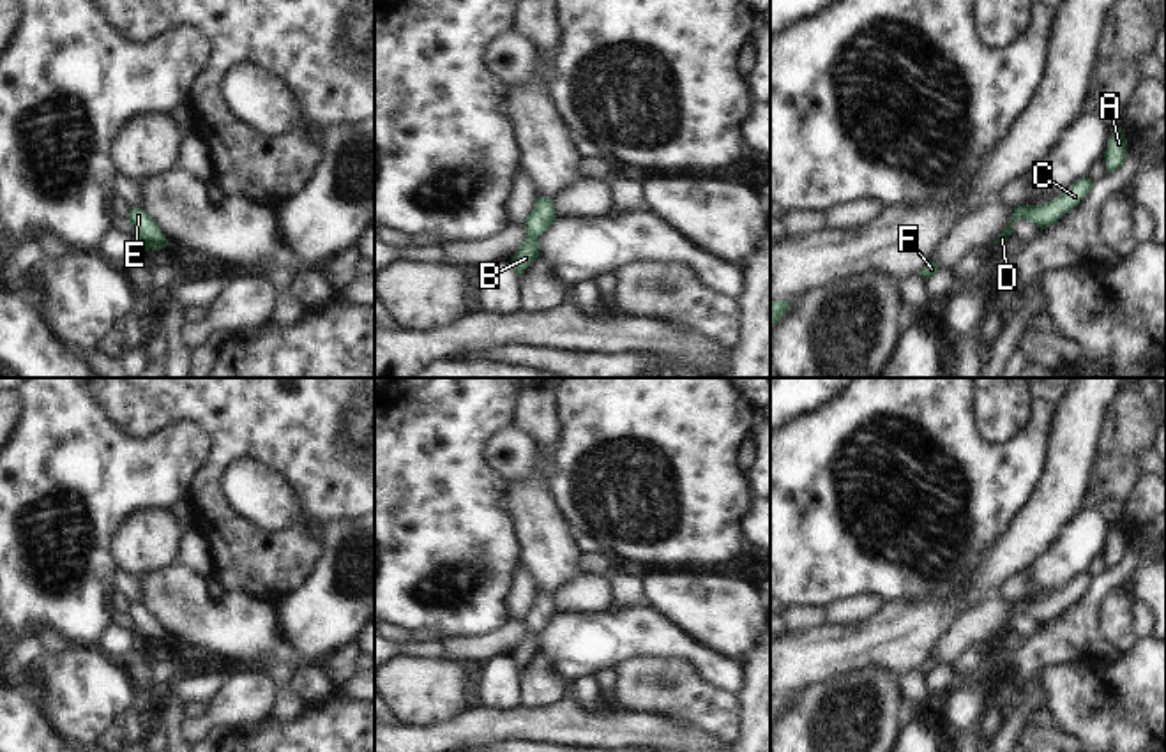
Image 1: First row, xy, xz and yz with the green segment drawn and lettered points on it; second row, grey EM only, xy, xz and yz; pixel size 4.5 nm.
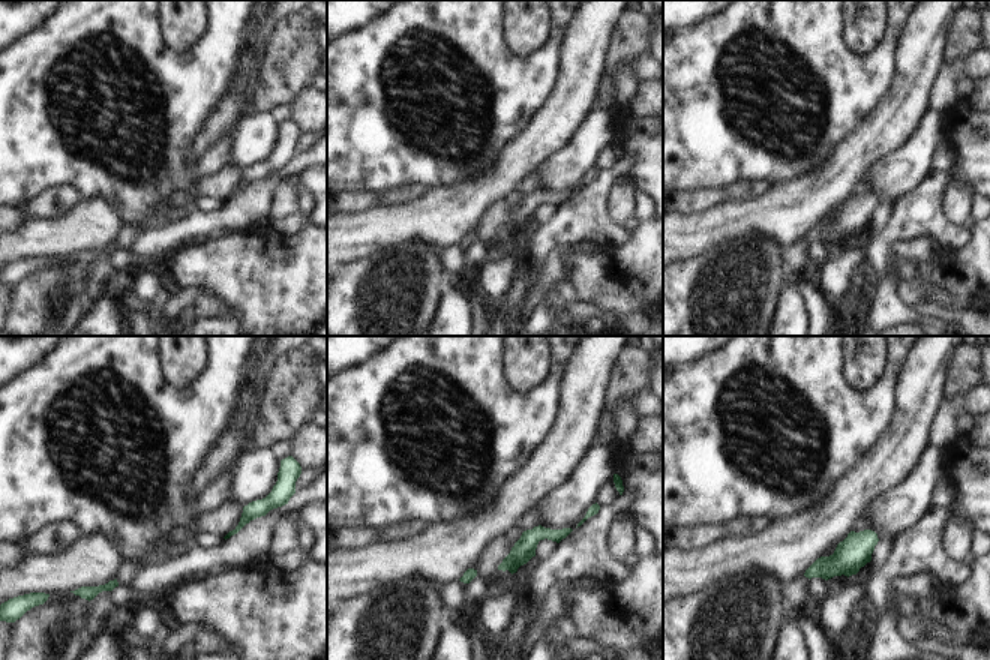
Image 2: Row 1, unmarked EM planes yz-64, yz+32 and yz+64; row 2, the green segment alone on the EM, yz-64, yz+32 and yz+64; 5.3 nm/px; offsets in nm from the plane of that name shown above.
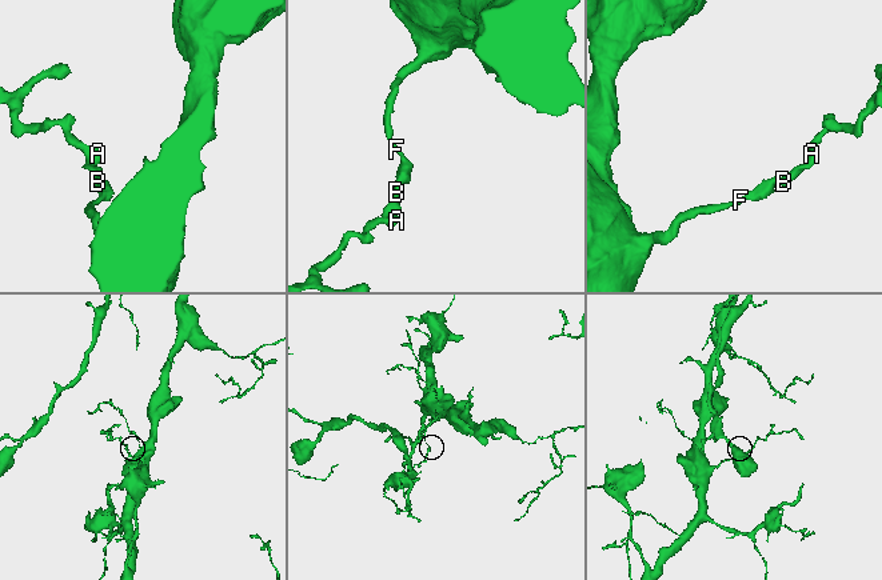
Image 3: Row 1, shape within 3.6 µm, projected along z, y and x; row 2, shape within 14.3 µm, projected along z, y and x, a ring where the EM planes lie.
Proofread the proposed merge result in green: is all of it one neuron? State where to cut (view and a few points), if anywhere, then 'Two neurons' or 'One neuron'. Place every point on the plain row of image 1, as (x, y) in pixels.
No split. One neuron.

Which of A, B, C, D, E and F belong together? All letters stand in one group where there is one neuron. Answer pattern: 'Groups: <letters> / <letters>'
Groups: A B C D E F.

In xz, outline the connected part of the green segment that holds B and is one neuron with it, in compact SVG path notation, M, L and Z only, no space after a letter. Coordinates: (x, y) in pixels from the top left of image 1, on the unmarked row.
M537 593L534 605L530 607L526 618L526 634L521 637L518 648L511 651L512 664L516 671L523 671L525 666L539 653L539 632L549 625L556 613L553 605L553 595Z

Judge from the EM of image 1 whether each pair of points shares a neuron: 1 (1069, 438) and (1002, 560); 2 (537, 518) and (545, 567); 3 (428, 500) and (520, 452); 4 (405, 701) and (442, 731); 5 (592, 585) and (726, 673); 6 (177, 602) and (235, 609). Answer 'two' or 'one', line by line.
1: one
2: one
3: two
4: two
5: two
6: one

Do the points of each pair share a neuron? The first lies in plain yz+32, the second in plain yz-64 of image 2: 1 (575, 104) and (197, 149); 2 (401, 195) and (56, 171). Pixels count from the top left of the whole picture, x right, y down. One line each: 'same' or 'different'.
1: same
2: different

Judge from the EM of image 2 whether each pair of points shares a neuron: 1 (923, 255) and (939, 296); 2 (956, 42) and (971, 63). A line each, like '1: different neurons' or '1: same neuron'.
1: different neurons
2: different neurons

